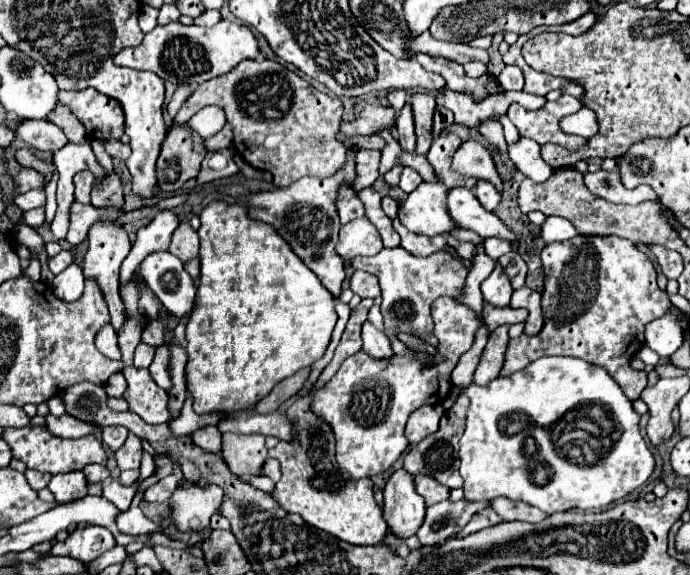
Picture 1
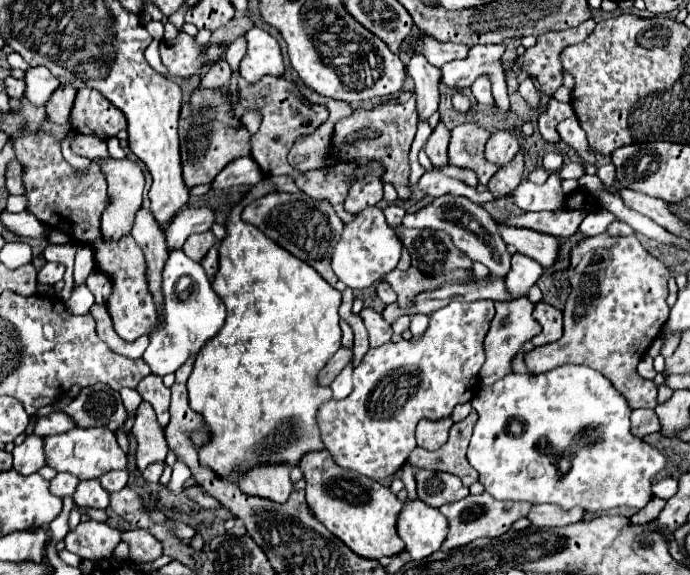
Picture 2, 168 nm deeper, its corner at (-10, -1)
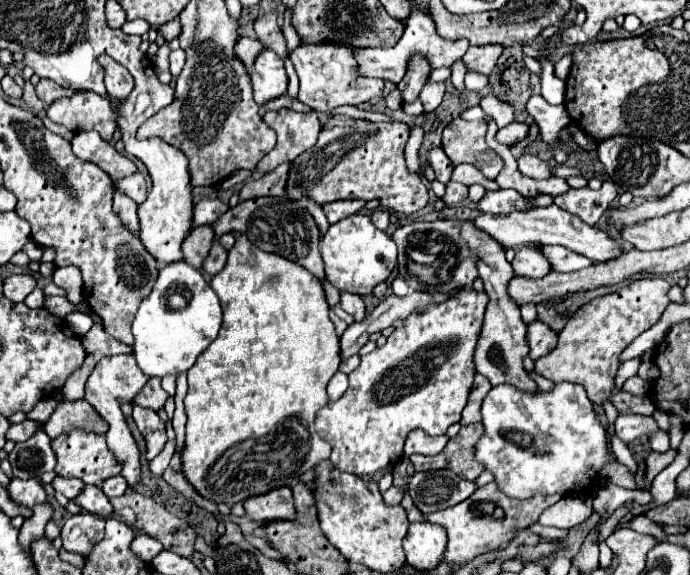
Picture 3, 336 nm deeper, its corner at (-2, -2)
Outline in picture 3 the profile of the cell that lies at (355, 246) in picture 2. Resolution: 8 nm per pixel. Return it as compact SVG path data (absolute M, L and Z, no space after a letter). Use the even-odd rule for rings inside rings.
M360 213L330 225L328 233L320 243L320 251L326 265L328 281L336 289L356 293L360 297L370 295L372 289L378 283L386 281L396 267L396 243L392 241L390 235L376 229L370 223L368 215L360 215Z

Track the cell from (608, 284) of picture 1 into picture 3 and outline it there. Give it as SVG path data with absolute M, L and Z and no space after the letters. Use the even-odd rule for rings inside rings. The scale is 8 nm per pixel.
M660 277L630 281L624 285L622 291L604 295L600 299L590 301L584 305L562 329L558 335L558 345L554 351L550 351L546 357L536 361L536 373L552 379L554 383L578 383L588 391L588 397L592 403L602 403L604 399L612 399L618 407L618 413L640 413L640 415L652 415L654 403L648 397L634 397L626 391L620 391L612 395L614 389L614 377L620 367L620 353L646 329L650 329L658 319L662 317L664 309L668 307L670 283Z

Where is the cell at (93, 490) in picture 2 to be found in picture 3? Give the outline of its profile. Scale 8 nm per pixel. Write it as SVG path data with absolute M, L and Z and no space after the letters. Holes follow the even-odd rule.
M86 485L84 491L74 499L74 503L80 505L82 509L86 509L88 513L94 513L100 517L110 517L114 513L110 499L96 485Z

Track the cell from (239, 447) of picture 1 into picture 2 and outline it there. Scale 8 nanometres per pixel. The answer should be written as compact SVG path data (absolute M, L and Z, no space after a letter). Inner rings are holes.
M254 466L238 478L238 486L244 494L270 498L274 502L286 502L292 492L290 466Z

